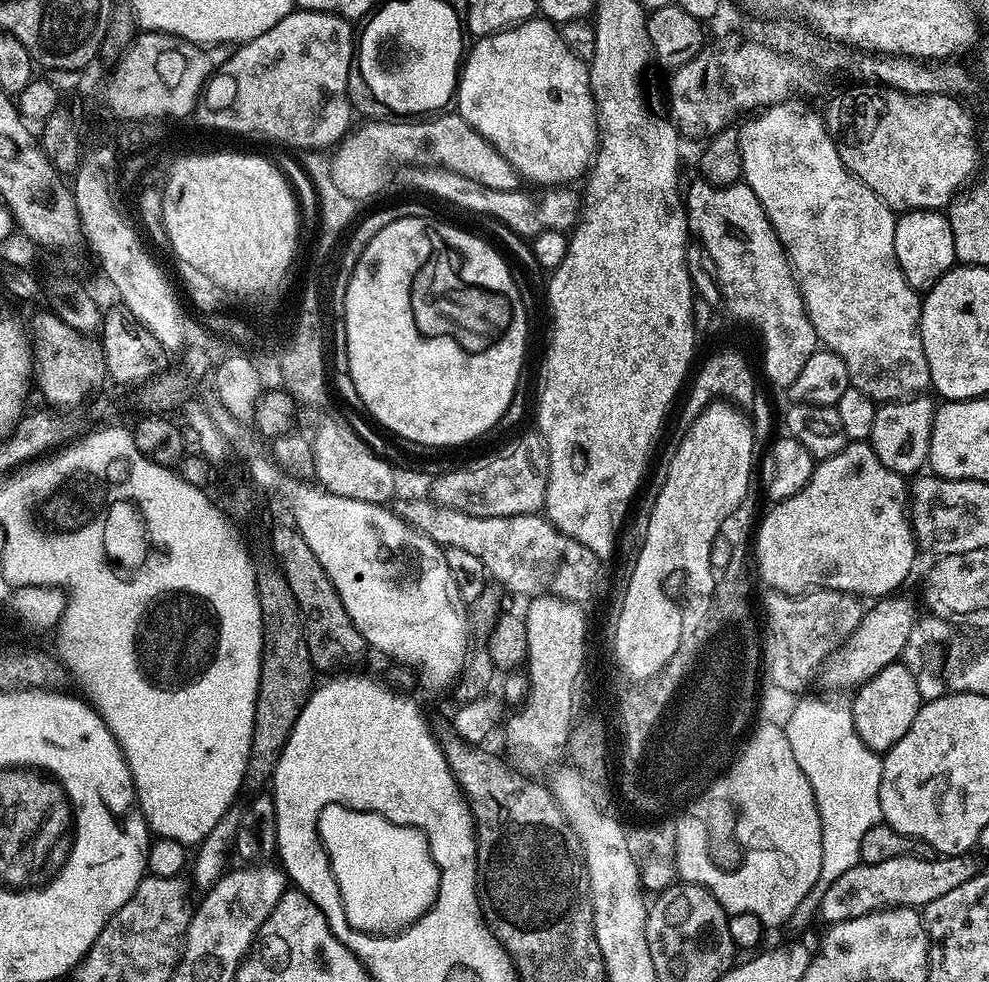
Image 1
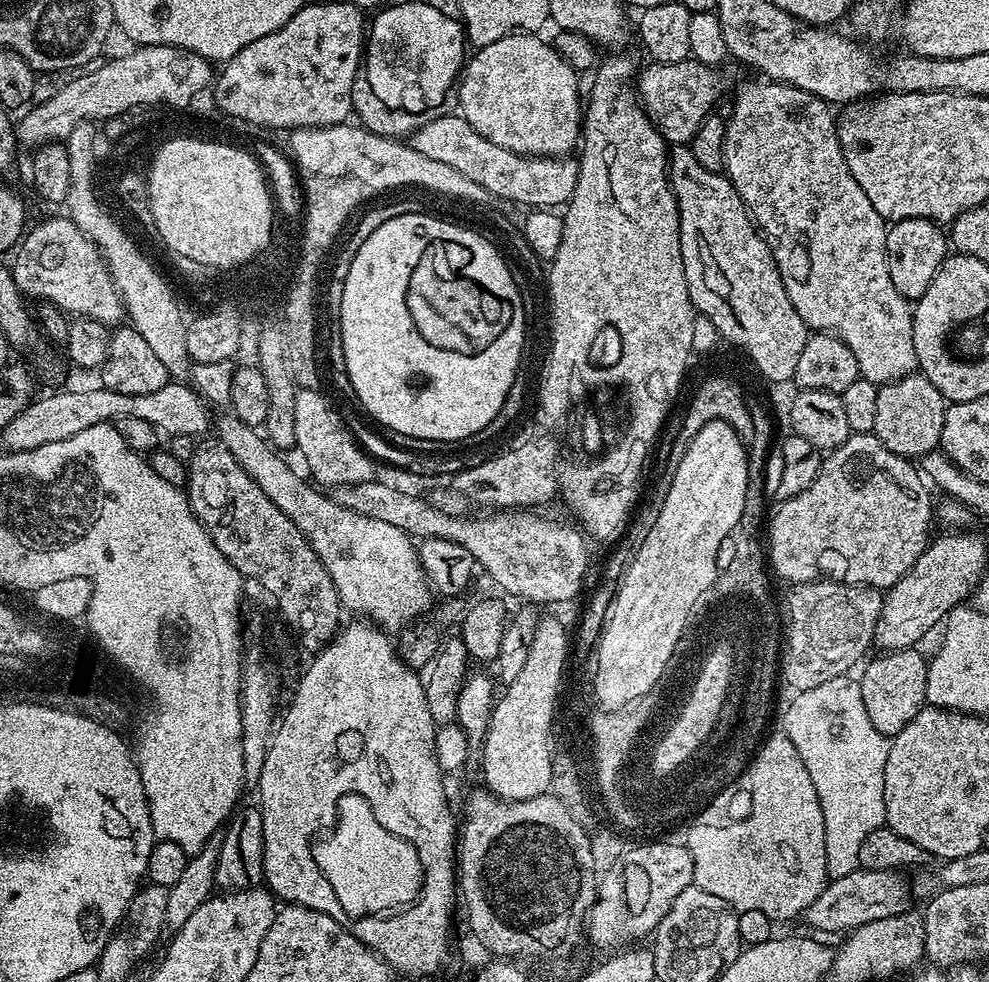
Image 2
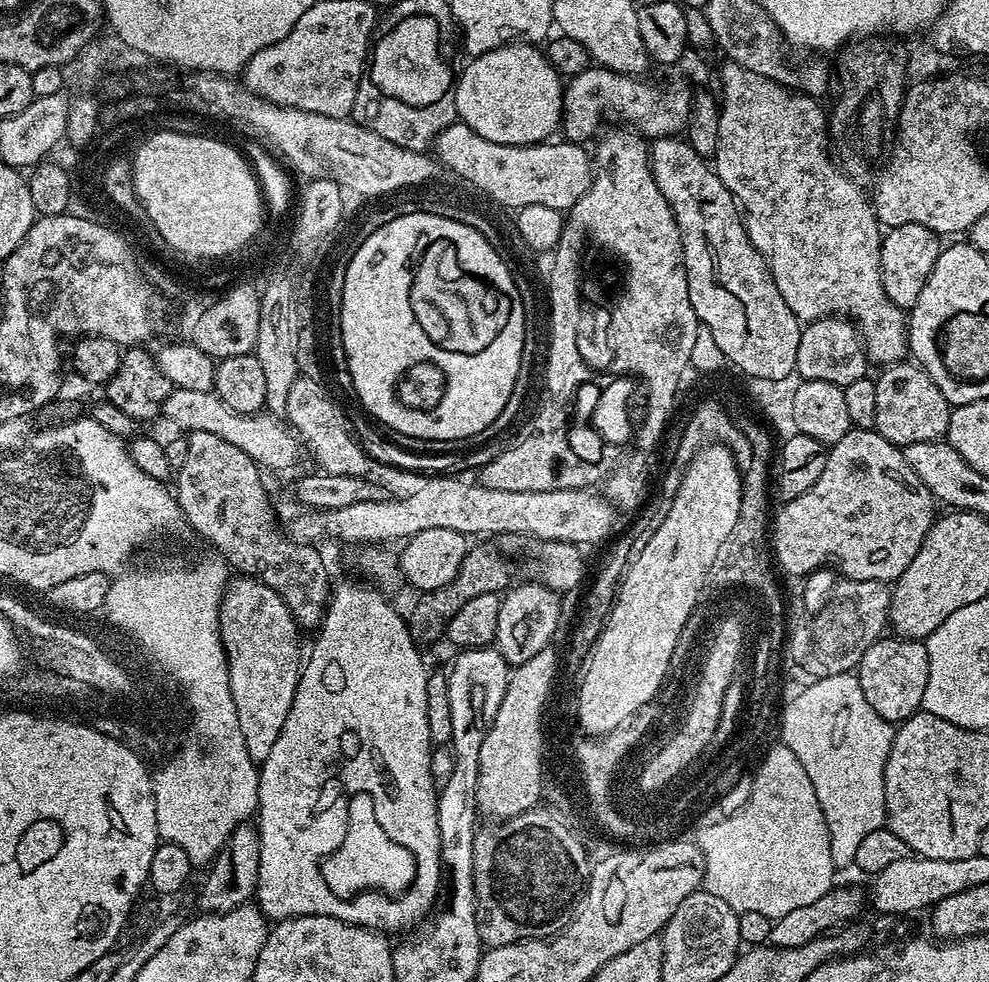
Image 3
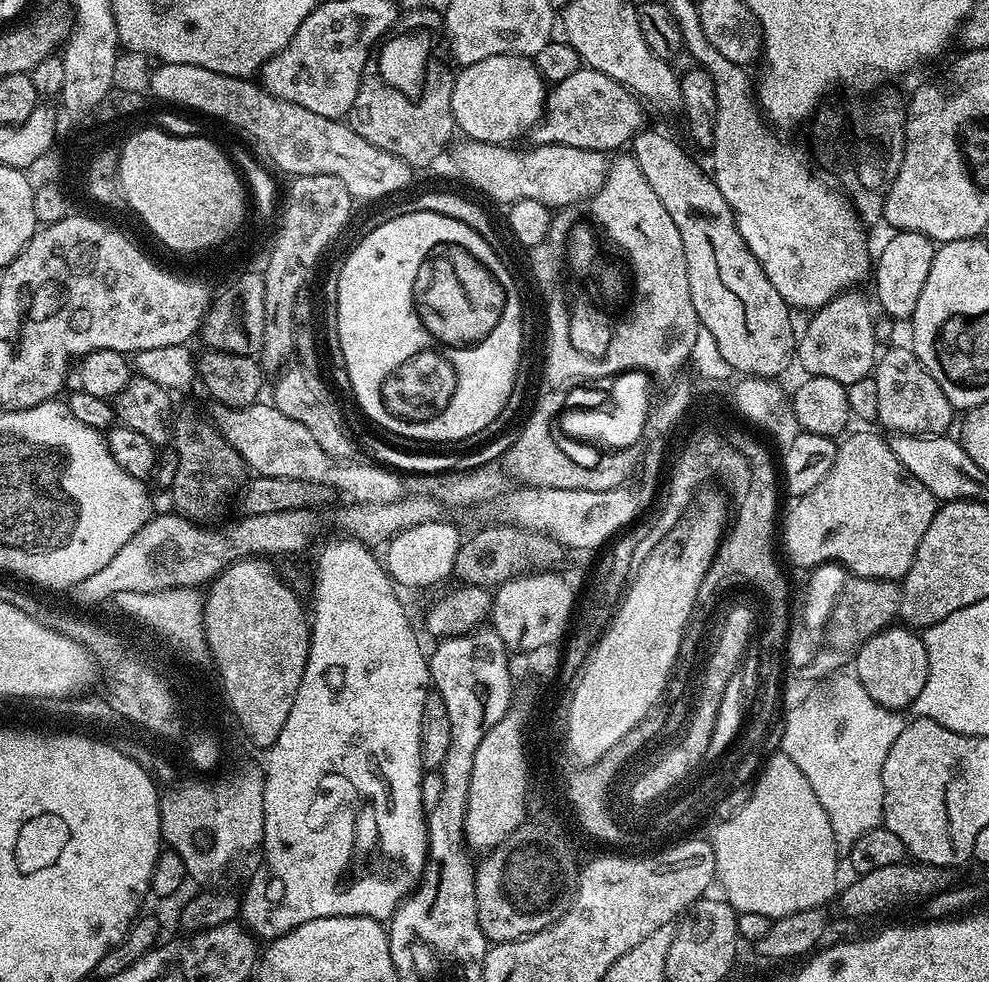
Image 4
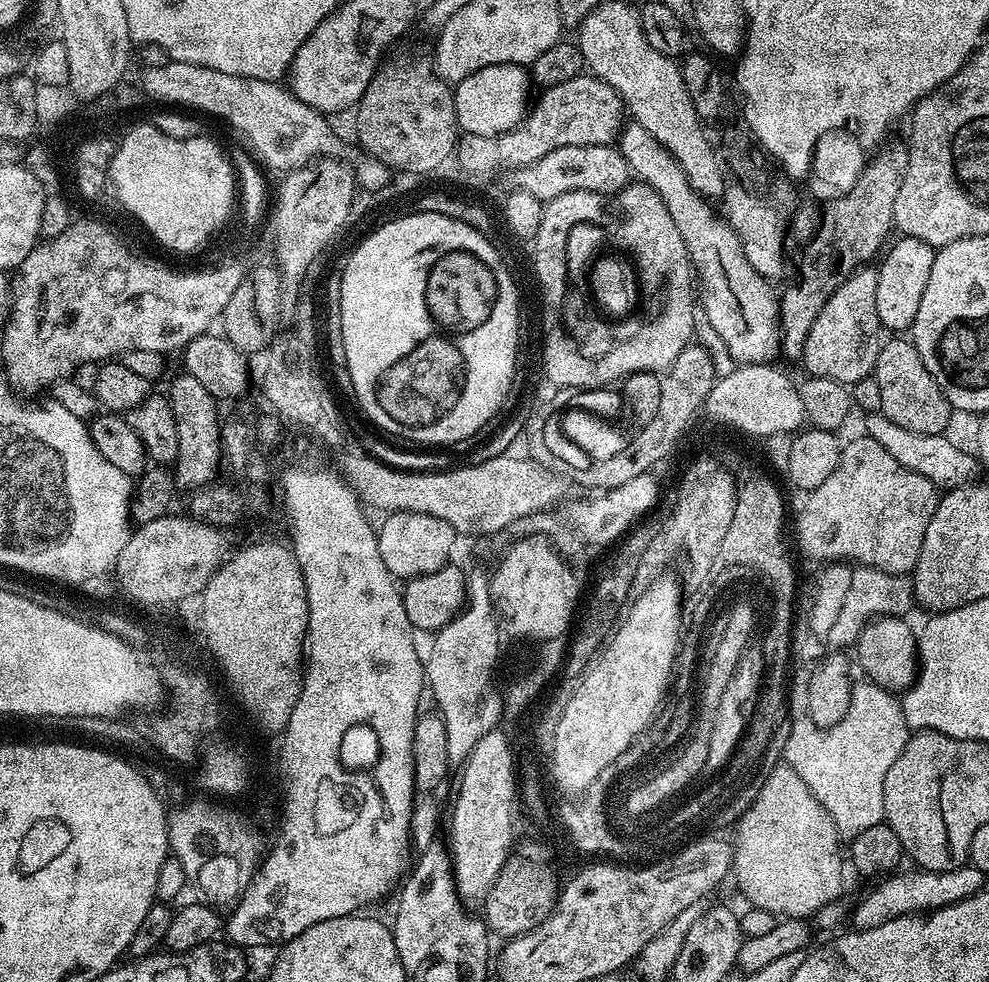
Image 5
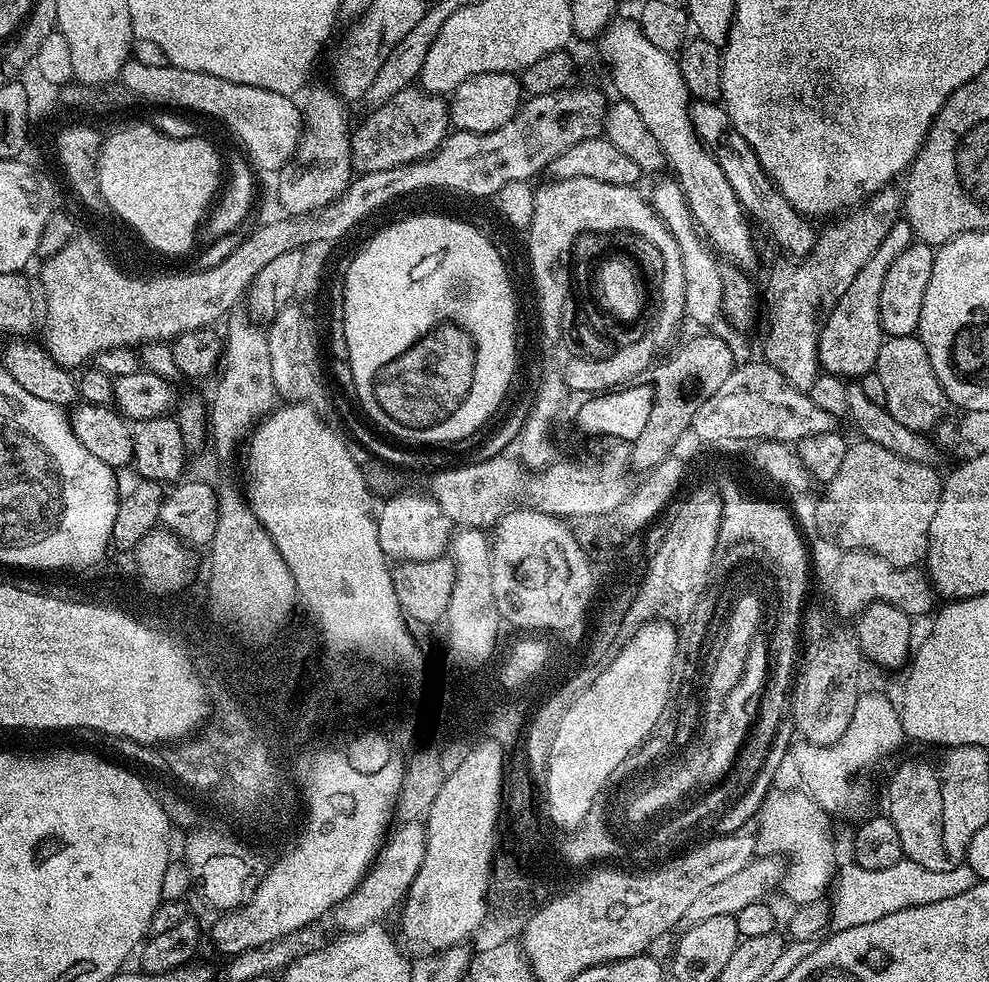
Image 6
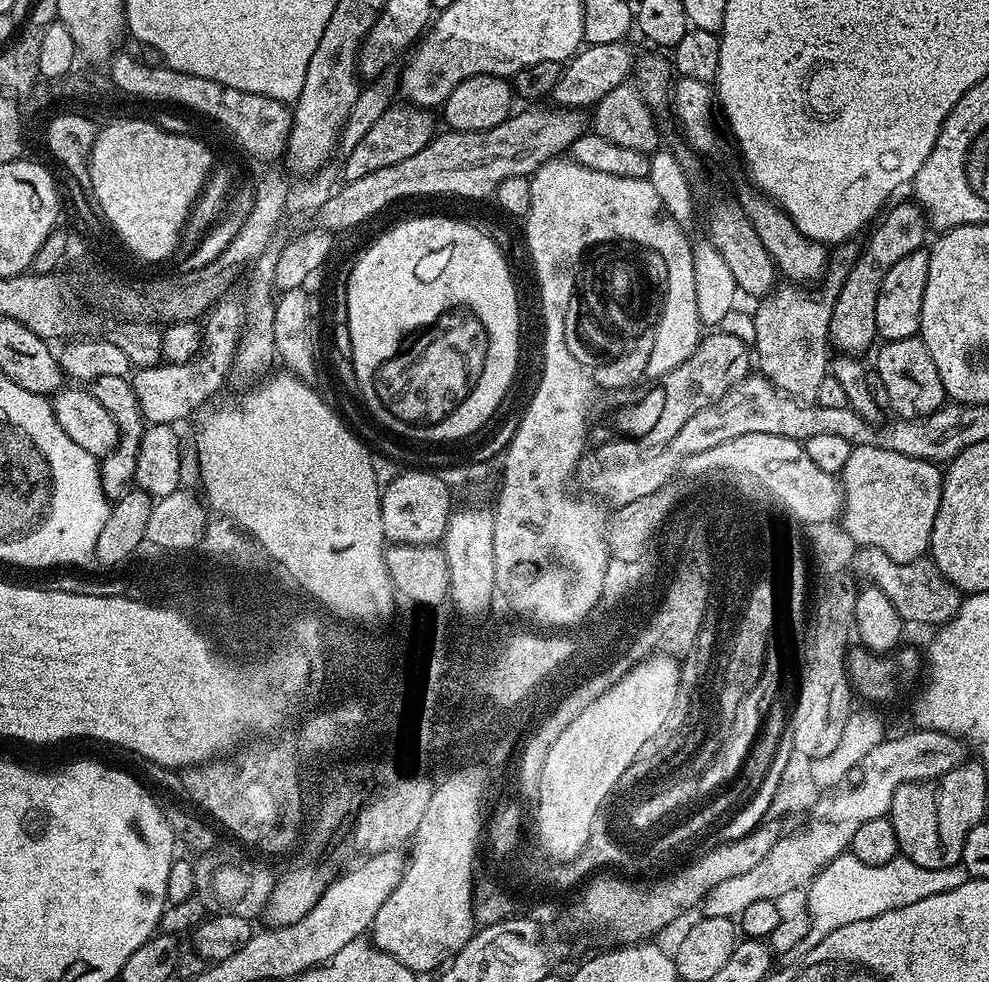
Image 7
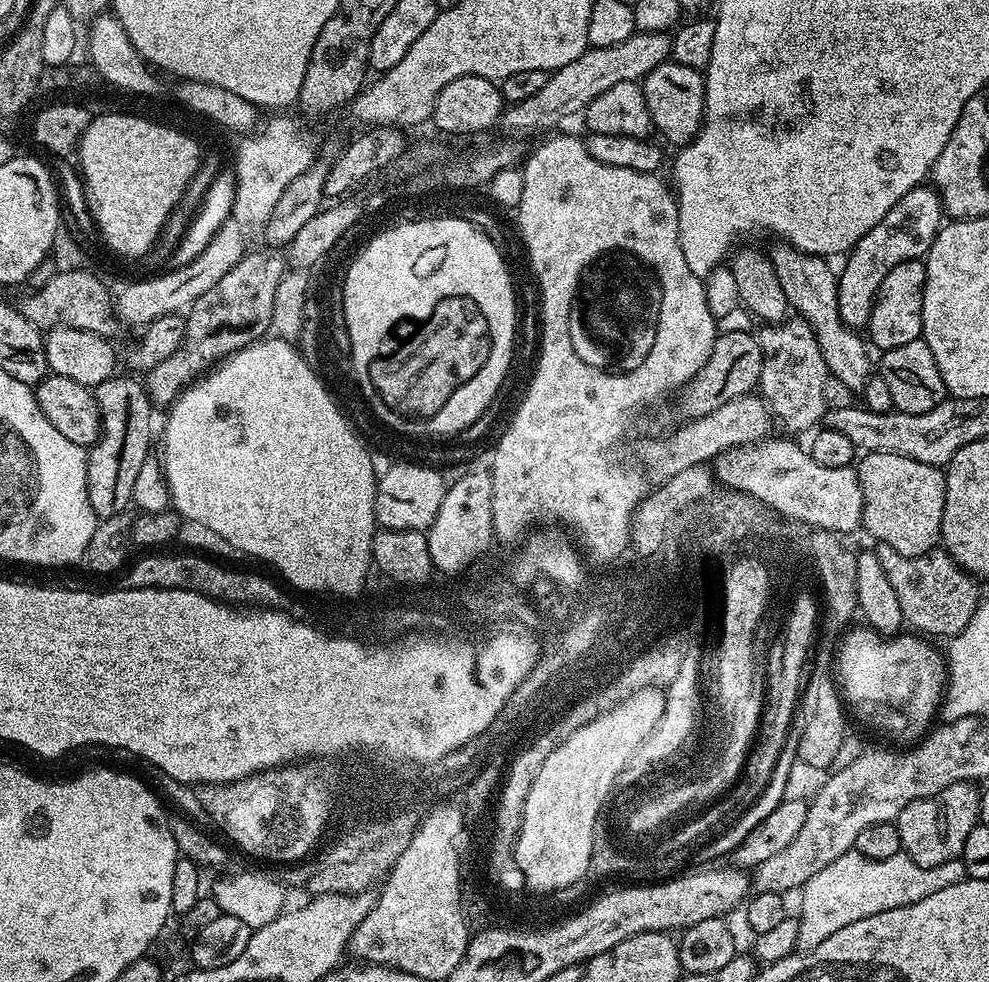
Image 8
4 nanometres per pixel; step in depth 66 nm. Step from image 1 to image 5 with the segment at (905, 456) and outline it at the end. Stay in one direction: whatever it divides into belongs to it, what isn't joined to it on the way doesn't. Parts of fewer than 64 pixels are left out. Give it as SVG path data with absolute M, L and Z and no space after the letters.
M892 338L881 343L880 353L876 359L875 377L878 391L882 393L880 412L890 422L902 426L902 430L910 430L914 434L944 434L949 430L948 423L954 417L954 409L942 394L938 382L926 370L918 350L911 339Z

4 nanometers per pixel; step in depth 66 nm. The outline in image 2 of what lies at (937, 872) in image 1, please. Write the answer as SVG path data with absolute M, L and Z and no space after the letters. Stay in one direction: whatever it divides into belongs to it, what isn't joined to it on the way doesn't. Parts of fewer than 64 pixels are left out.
M860 868L837 880L829 880L822 894L818 894L814 902L810 902L810 906L802 914L802 920L805 920L813 928L811 931L816 934L824 934L820 932L847 934L858 926L866 926L866 922L874 922L878 918L890 918L907 912L910 908L908 884L900 876L903 875L899 871L878 870L875 872Z

